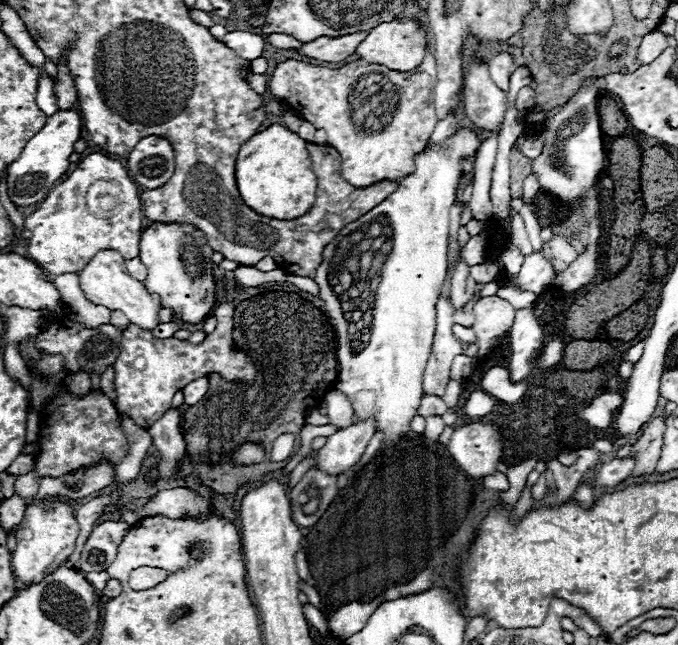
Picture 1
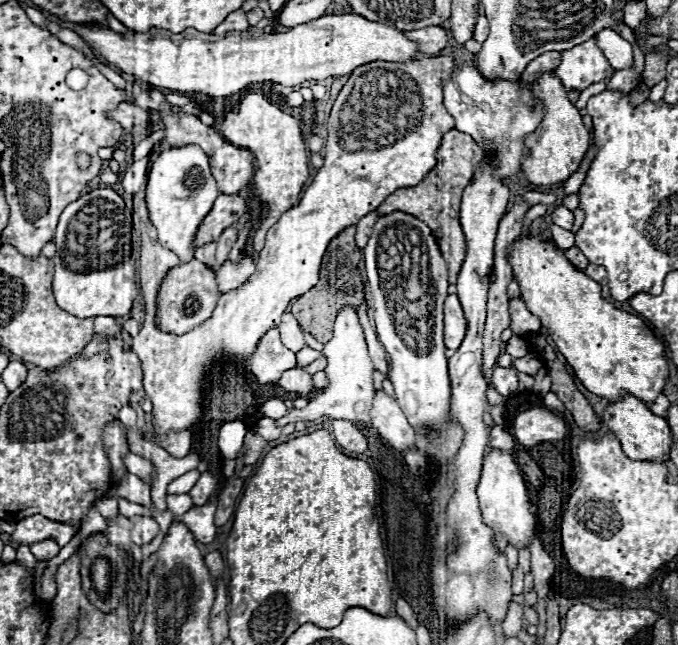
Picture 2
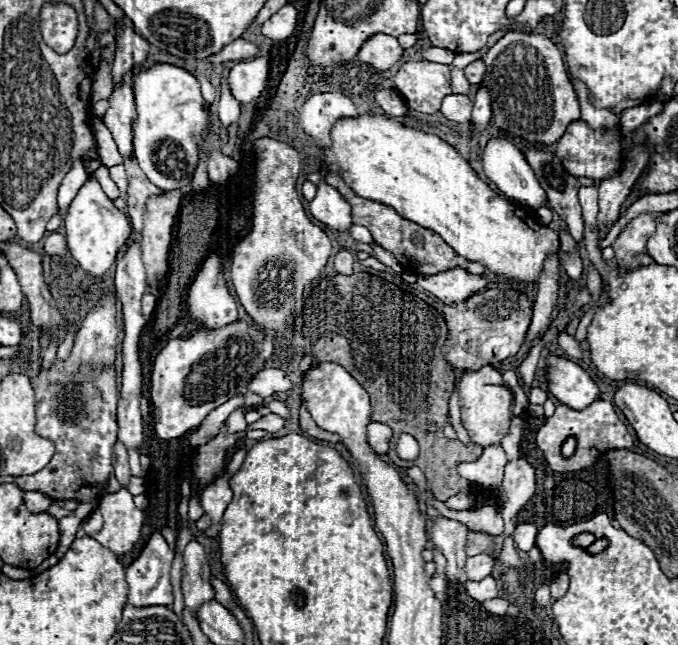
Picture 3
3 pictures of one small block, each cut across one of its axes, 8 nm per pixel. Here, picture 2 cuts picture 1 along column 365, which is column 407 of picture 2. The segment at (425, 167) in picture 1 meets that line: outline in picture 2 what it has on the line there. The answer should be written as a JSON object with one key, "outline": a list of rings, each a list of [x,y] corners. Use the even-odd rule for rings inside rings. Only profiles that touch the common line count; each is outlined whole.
{"outline":[[[392,212],[376,220],[368,246],[362,252],[368,288],[374,298],[376,334],[390,360],[390,380],[396,400],[414,428],[432,426],[444,432],[438,446],[418,434],[418,452],[428,460],[434,454],[452,458],[462,442],[462,428],[450,420],[450,378],[443,340],[448,272],[440,246],[424,222],[404,212]]]}

